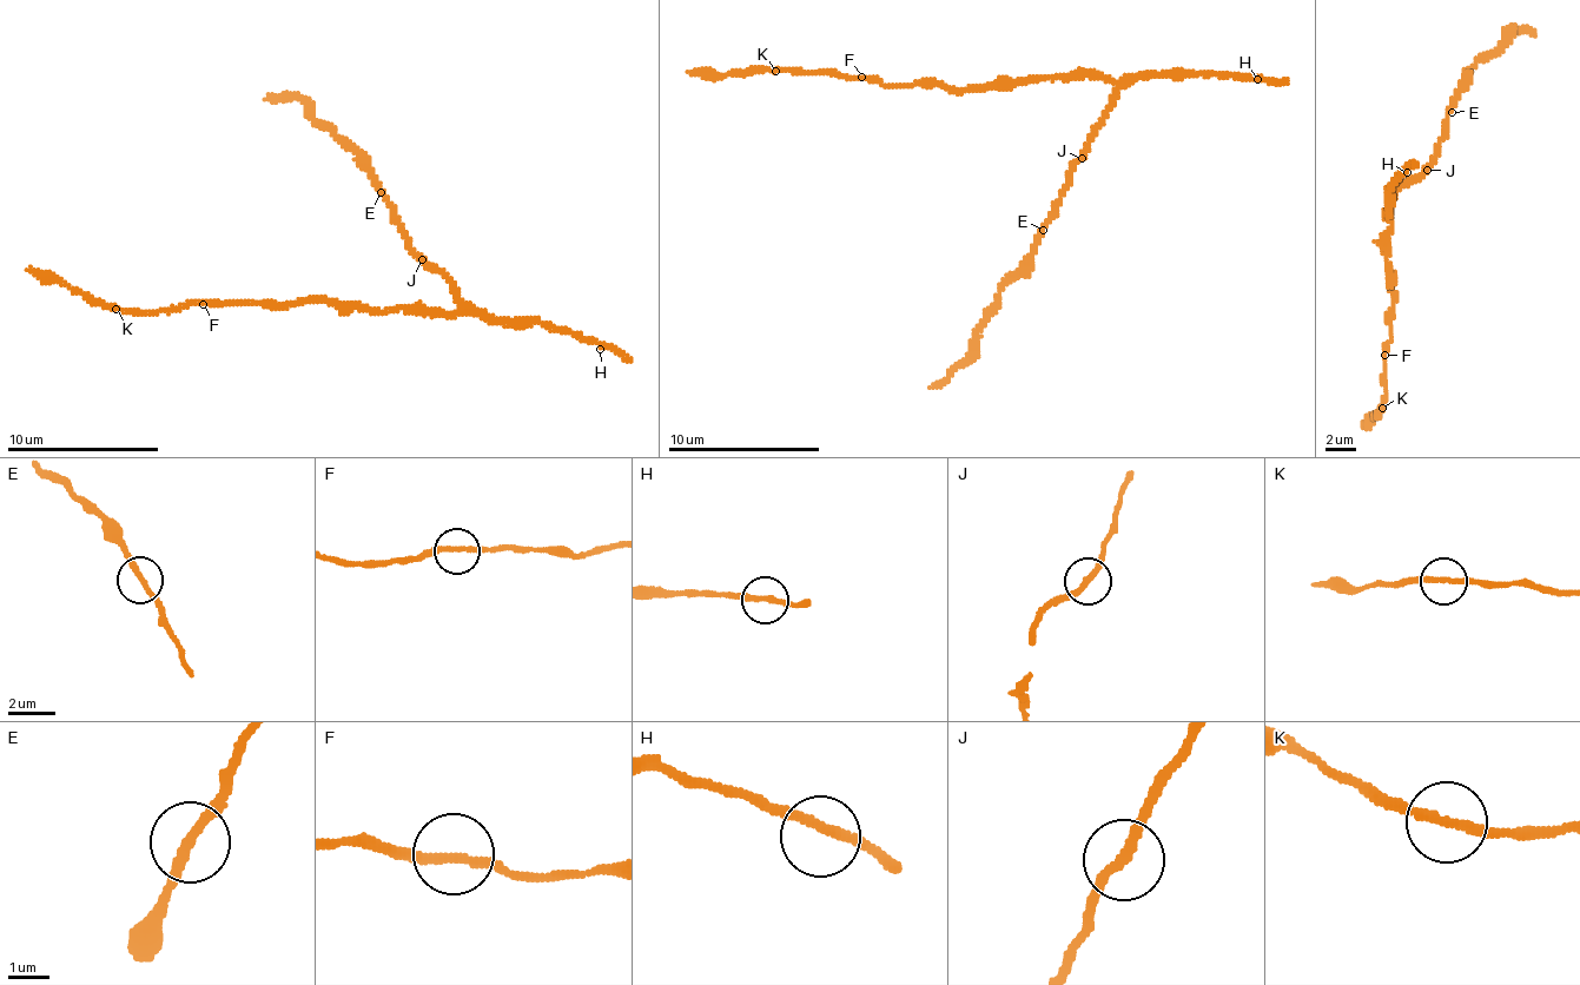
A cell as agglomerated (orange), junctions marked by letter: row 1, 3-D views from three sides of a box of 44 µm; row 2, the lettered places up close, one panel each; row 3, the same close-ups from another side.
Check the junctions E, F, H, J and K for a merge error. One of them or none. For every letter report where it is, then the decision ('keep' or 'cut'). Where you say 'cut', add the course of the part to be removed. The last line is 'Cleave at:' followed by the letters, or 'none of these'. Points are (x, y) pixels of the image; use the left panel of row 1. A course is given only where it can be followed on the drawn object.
E: place (381, 192); keep
F: place (203, 304); keep
H: place (600, 349); keep
J: place (422, 259); keep
K: place (116, 309); keep
Cleave at: none of these

